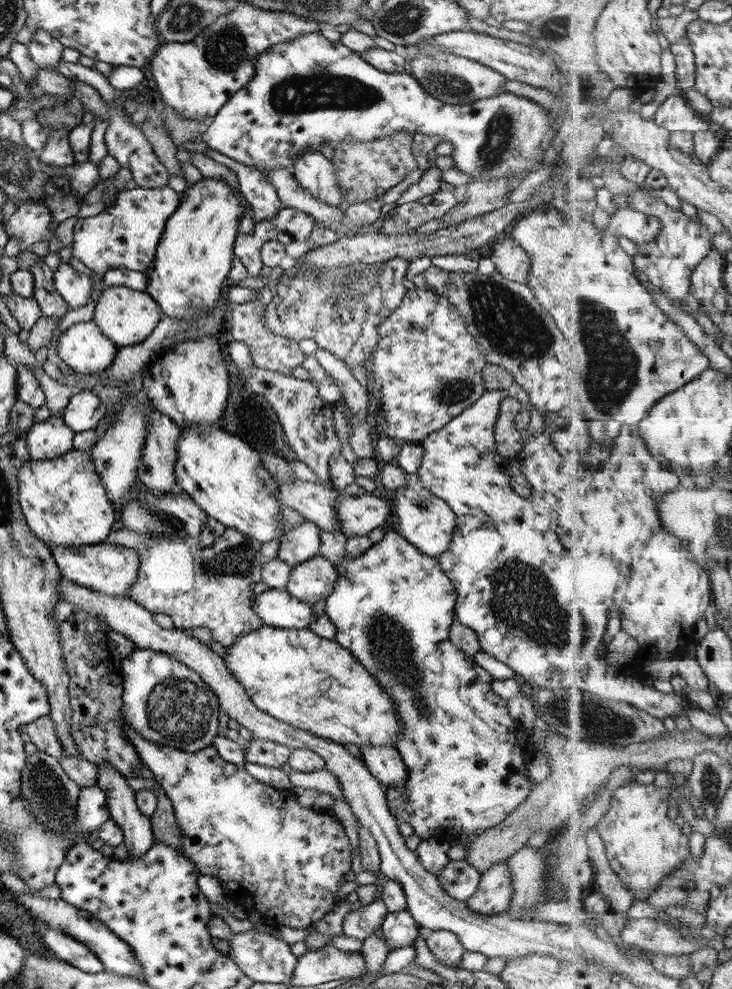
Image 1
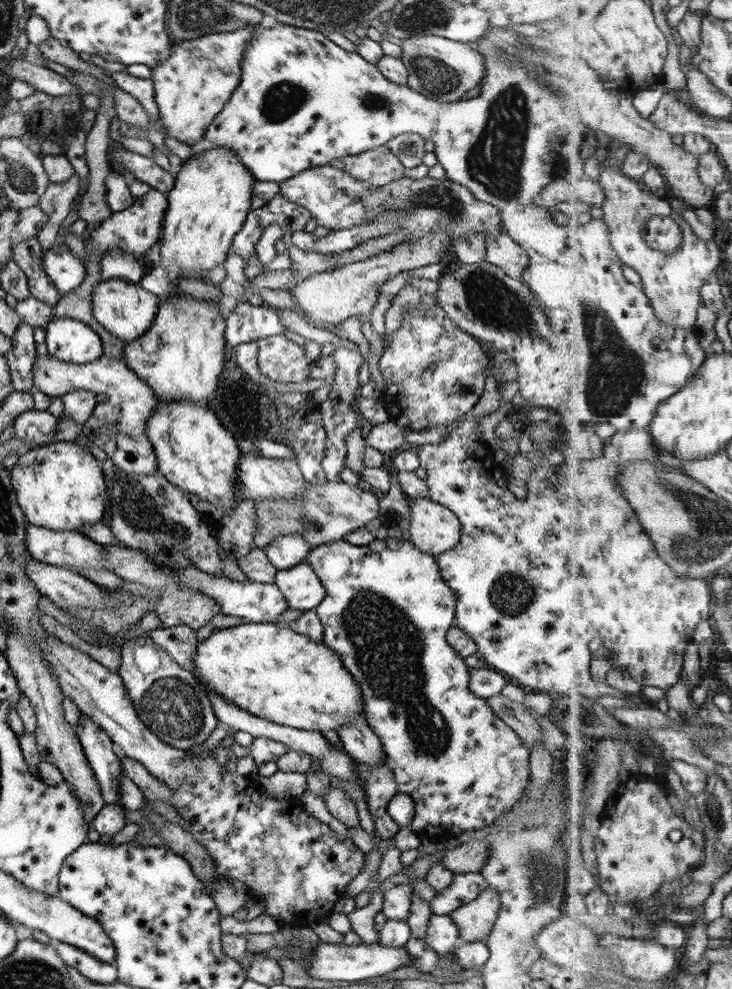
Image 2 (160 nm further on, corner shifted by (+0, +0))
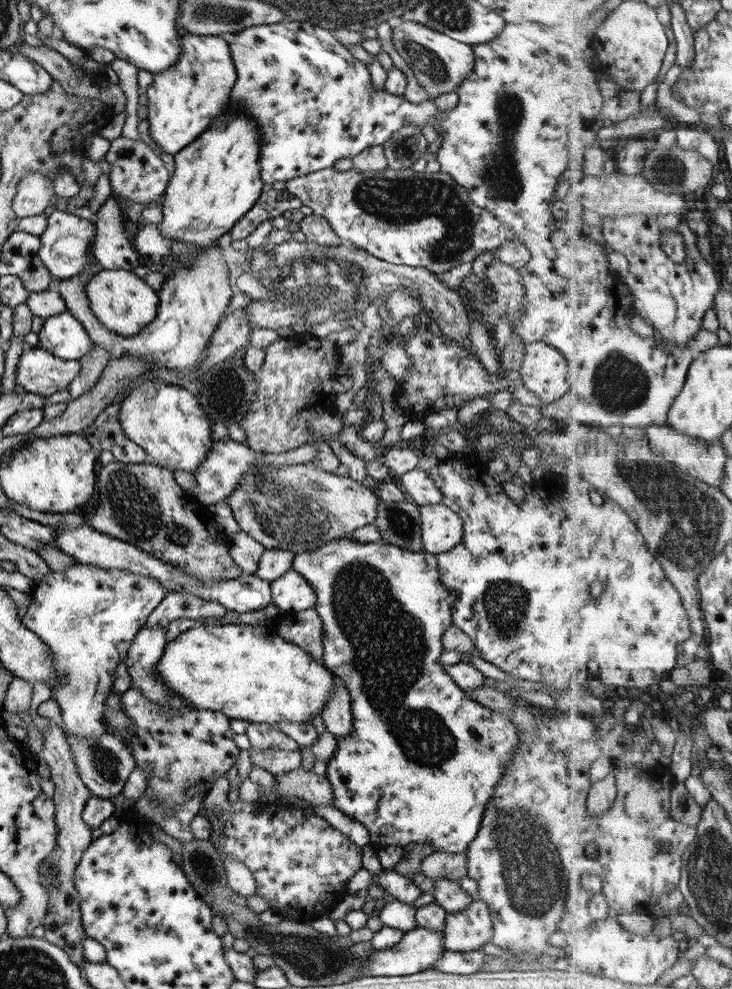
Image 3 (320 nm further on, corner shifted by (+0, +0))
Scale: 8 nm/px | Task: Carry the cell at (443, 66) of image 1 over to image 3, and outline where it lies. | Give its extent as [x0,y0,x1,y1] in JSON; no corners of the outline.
[391,20,473,100]

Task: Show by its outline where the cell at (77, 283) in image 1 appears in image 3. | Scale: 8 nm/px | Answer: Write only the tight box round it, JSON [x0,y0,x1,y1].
[38,209,96,280]

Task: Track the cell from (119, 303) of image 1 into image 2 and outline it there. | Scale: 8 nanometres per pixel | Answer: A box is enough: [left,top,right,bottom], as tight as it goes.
[92,278,158,343]

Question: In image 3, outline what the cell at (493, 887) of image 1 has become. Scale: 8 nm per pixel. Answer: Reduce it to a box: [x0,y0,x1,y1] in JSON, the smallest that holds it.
[442,897,491,953]

